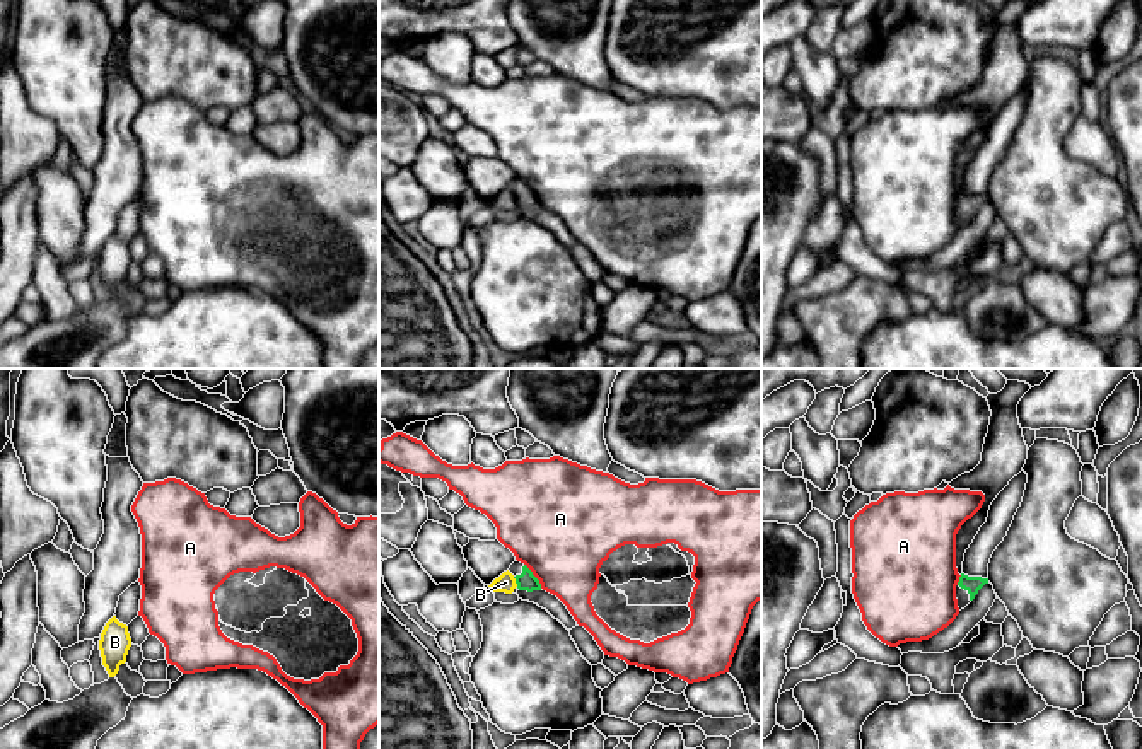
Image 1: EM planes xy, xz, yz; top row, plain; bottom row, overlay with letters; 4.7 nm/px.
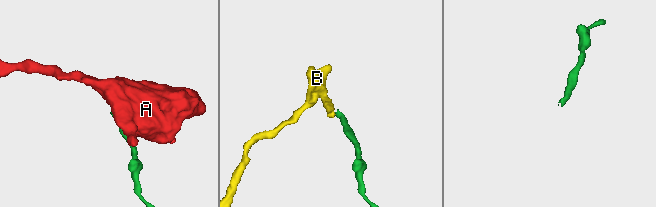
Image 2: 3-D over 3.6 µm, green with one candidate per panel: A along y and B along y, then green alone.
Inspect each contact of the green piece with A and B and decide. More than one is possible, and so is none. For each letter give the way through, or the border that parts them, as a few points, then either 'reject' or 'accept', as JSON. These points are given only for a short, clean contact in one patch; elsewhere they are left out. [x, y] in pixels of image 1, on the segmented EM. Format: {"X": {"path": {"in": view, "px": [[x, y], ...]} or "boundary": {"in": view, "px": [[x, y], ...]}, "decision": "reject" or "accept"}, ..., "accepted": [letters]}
{"A": {"decision": "reject"}, "B": {"boundary": {"in": "xz", "px": [[512, 577], [518, 586]]}, "decision": "reject"}, "accepted": []}

